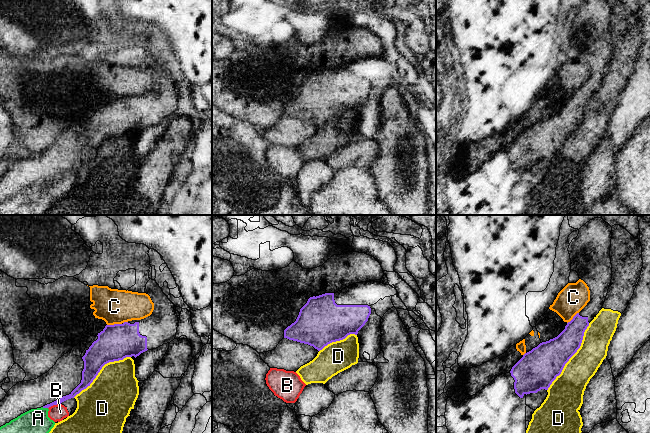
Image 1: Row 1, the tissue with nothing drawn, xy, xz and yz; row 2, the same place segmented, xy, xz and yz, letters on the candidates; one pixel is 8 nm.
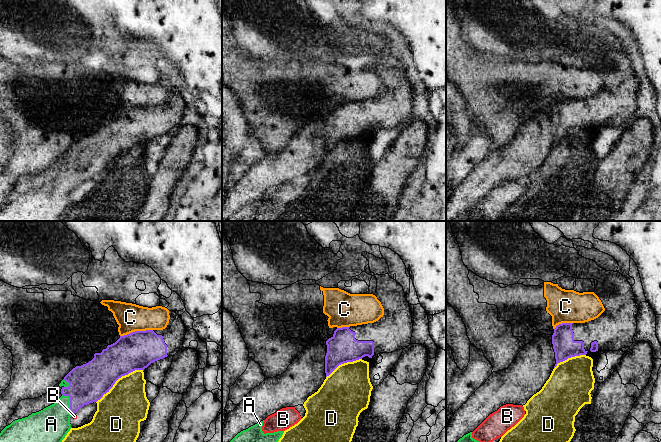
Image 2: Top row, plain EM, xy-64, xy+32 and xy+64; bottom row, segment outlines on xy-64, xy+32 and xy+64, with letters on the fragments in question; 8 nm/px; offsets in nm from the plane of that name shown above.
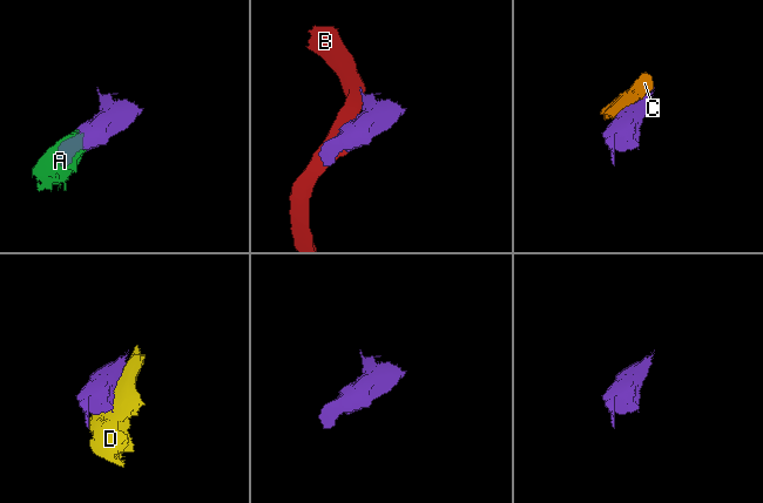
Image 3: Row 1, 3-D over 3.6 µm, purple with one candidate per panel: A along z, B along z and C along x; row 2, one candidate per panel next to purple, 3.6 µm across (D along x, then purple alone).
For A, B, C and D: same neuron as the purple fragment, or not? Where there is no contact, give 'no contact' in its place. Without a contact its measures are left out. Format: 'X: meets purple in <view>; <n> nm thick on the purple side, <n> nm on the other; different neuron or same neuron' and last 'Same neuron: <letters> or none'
A: meets purple in xy; 50 nm thick on the purple side, 280 nm on the other; same neuron
B: meets purple in xy; 60 nm thick on the purple side, 130 nm on the other; different neuron
C: meets purple in xy; 280 nm thick on the purple side, 280 nm on the other; different neuron
D: meets purple in yz; 300 nm thick on the purple side, 240 nm on the other; different neuron
Same neuron: A

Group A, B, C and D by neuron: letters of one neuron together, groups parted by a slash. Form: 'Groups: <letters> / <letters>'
Groups: A / B / C / D

